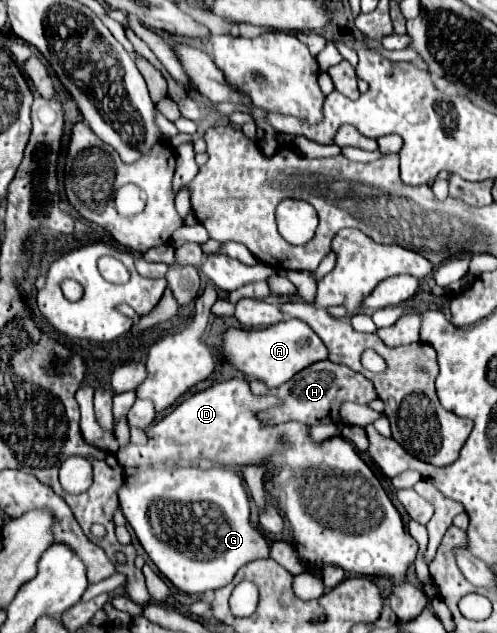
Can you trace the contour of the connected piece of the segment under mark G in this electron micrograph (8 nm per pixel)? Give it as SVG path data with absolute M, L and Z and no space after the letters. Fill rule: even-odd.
M192 466L168 470L140 470L136 476L126 478L118 496L120 508L150 560L176 588L186 594L218 590L232 582L232 576L246 562L270 557L270 545L266 537L250 522L250 502L242 478L234 470L220 466L214 466L210 470L200 470Z

